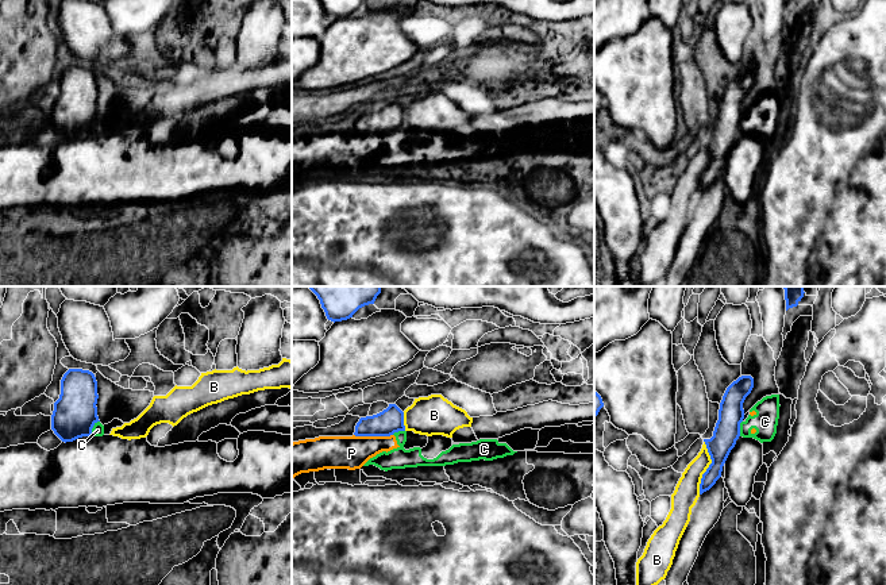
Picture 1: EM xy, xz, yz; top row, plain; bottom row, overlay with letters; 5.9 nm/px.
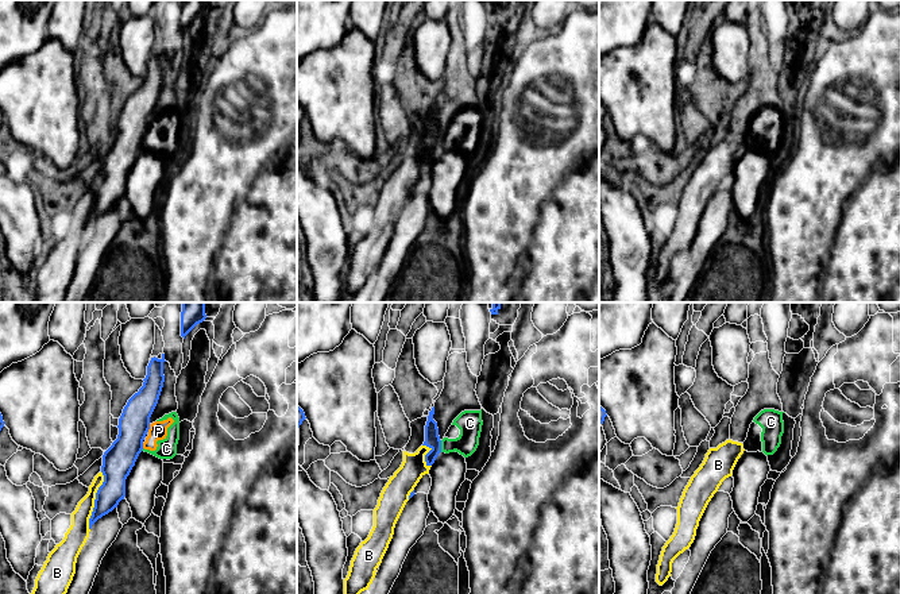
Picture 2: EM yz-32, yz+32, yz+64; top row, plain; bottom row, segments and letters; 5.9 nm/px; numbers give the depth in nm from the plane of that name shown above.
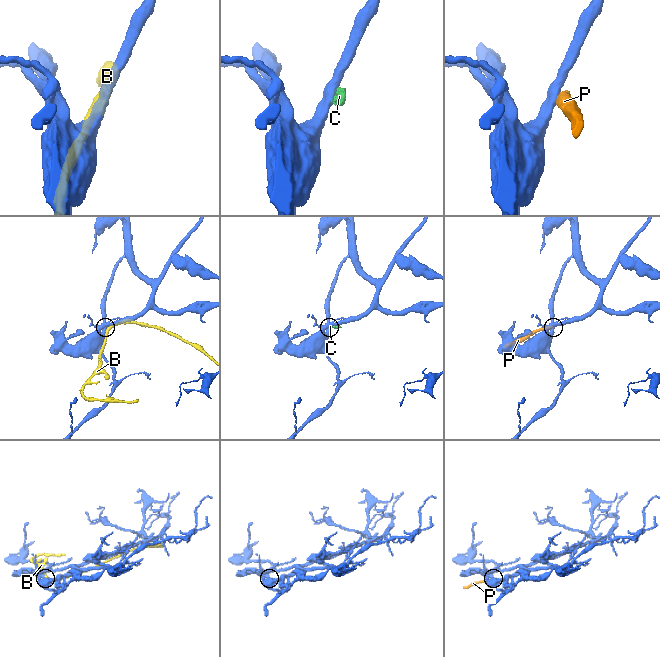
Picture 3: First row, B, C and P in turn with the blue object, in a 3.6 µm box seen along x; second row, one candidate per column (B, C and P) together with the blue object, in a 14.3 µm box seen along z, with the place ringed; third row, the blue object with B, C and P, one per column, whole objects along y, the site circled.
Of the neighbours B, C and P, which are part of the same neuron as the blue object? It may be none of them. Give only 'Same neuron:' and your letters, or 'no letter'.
Same neuron: no letter

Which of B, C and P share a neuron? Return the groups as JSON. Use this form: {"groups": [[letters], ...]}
{"groups": [["B"], ["C", "P"]]}

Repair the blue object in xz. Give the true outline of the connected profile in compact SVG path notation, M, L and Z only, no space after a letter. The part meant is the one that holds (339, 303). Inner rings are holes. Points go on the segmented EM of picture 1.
M304 286L320 300L325 316L331 322L353 317L362 307L374 304L381 286Z

